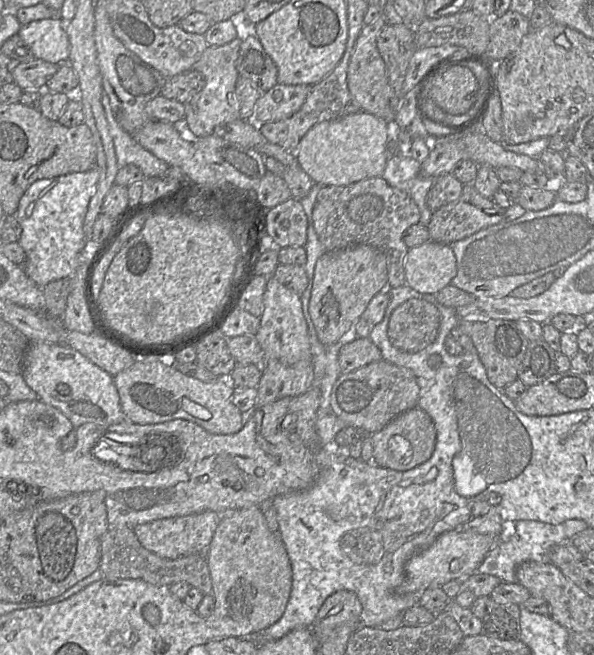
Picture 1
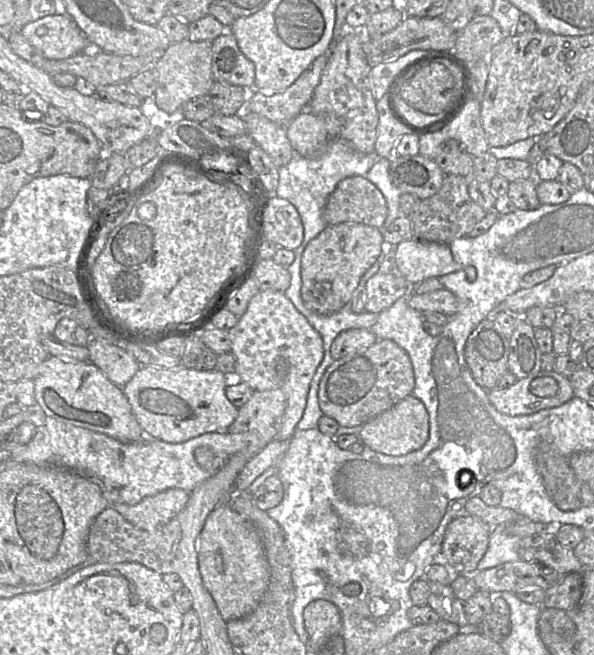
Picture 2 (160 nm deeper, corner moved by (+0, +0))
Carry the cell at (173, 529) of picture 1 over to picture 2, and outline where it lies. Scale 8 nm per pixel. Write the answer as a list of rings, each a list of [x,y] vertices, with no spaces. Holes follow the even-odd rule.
[[[171,488],[156,495],[145,497],[135,505],[124,503],[108,504],[137,528],[154,531],[173,519],[189,500],[189,493]]]

